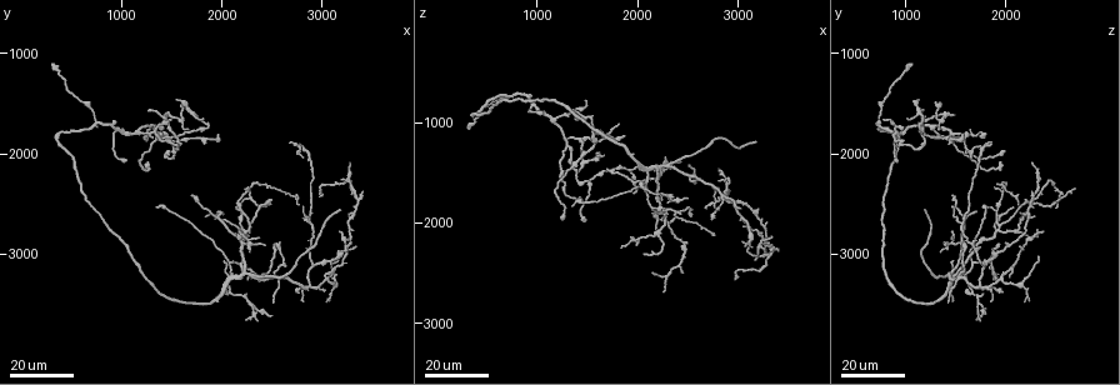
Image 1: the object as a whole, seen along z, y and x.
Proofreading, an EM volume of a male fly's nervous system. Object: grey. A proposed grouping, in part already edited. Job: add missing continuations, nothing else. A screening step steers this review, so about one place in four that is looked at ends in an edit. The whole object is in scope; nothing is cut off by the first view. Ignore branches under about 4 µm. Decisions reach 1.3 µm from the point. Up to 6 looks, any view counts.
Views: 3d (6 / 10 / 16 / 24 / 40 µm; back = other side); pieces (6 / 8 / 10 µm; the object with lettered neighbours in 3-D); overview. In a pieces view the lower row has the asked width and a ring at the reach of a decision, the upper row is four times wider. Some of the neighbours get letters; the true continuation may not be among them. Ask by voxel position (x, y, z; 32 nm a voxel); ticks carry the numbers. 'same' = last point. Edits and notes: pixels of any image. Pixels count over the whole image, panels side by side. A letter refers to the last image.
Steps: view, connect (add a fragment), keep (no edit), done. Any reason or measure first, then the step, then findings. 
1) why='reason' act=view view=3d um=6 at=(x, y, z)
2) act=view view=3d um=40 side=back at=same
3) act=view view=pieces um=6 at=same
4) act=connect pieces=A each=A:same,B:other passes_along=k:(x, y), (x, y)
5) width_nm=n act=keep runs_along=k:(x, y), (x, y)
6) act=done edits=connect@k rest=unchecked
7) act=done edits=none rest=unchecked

act=view view=3d um=24 at=(1940, 2560, 1700)

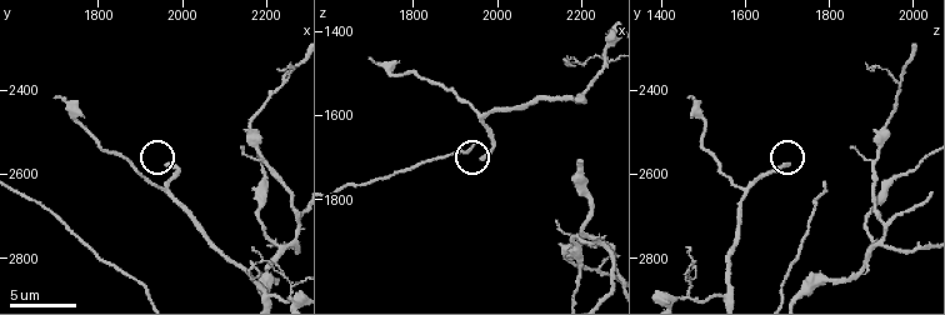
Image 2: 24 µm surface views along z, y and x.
why='what lies round it' act=view view=pieces um=6 at=(1960, 2580, 1700)

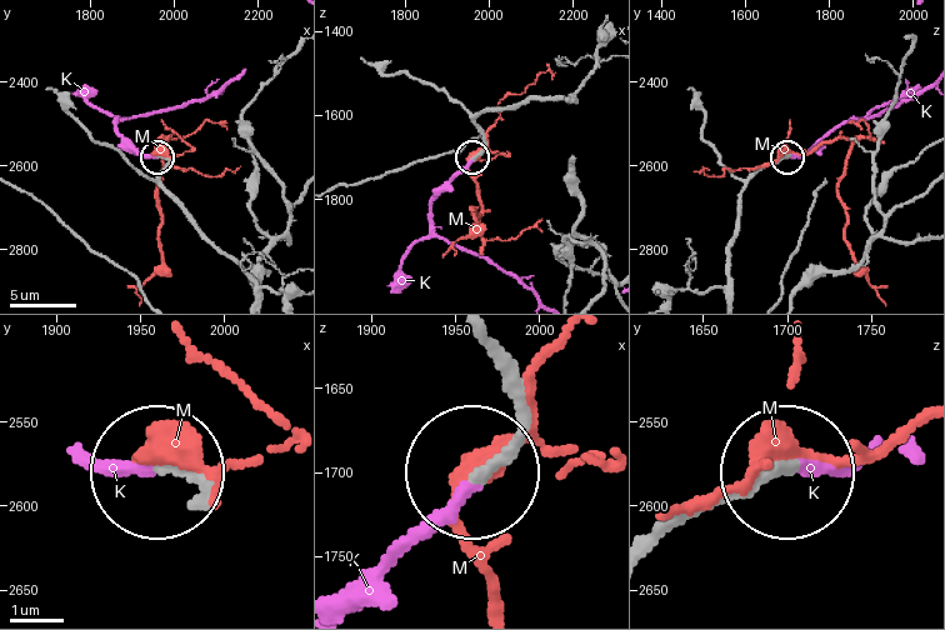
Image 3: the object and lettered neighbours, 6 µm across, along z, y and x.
act=connect pieces=K each=K:same,M:other passes_along=3:(198, 501), (161, 465), (103, 461) found='the neuron continues'

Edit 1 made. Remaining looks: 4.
act=view view=overview

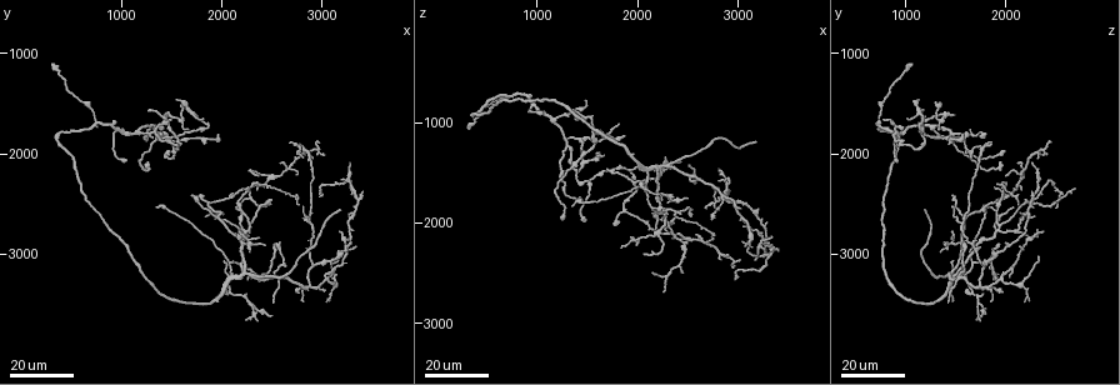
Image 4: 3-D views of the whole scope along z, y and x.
why='thin end' act=view view=3d um=16 at=(3180, 2760, 2360)

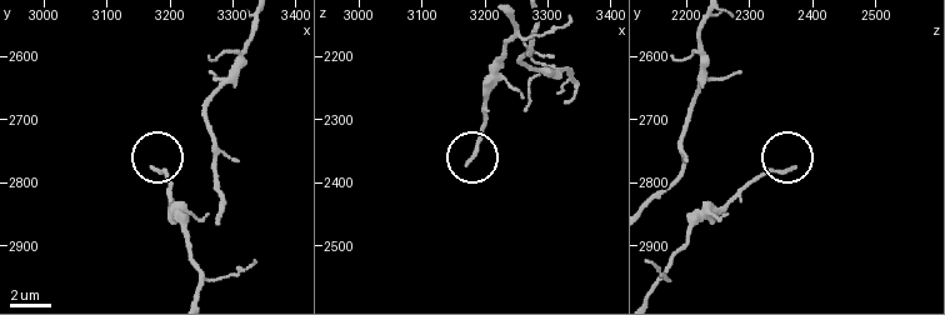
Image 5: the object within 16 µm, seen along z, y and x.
act=view view=pieces um=6 at=(3170, 2775, 2370)

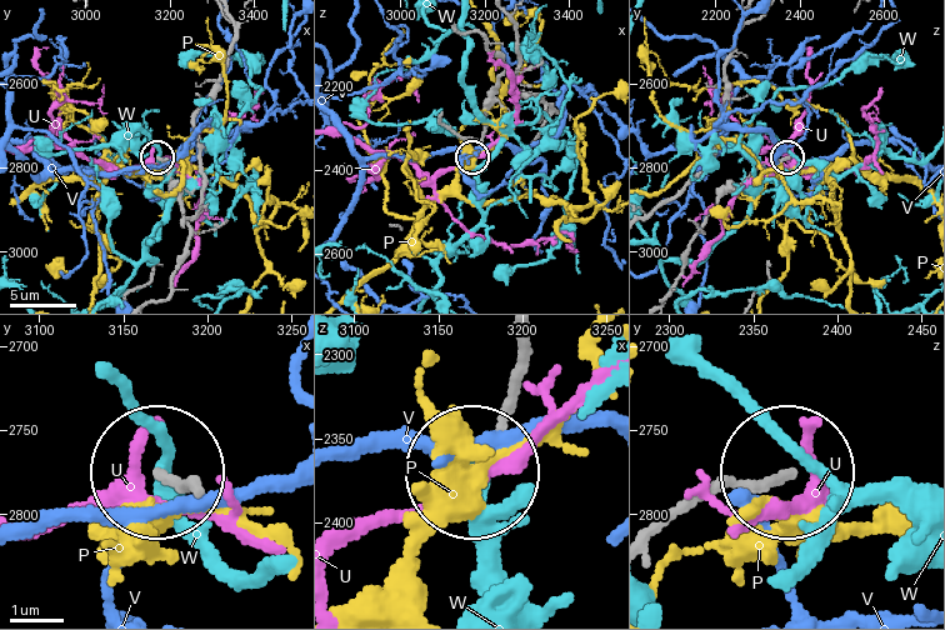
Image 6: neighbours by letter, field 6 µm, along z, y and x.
act=keep each=P:other,U:other,V:other,W:other runs_along=6:(170, 291), (190, 228), (170, 170), (158, 159) found='no lettered fragment goes on from it'

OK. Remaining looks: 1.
act=done edits=connect@3 rest=unchecked

